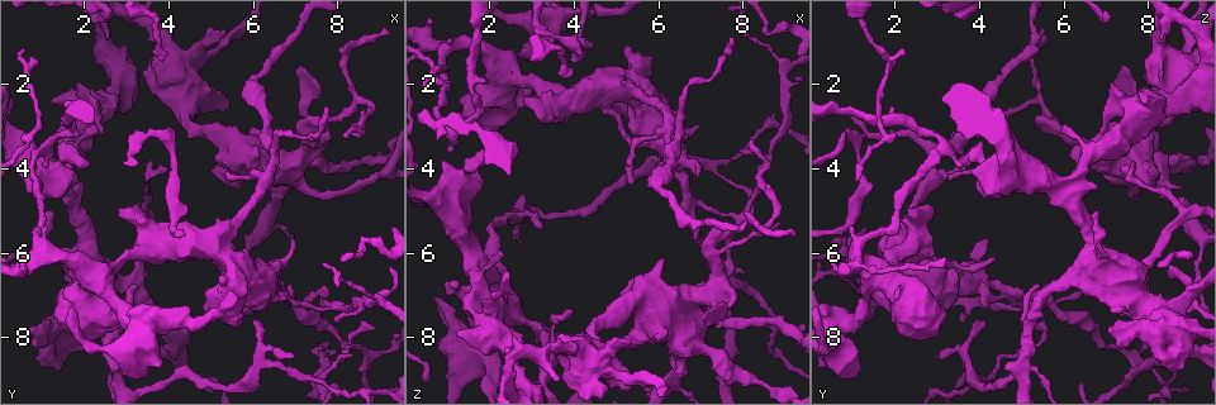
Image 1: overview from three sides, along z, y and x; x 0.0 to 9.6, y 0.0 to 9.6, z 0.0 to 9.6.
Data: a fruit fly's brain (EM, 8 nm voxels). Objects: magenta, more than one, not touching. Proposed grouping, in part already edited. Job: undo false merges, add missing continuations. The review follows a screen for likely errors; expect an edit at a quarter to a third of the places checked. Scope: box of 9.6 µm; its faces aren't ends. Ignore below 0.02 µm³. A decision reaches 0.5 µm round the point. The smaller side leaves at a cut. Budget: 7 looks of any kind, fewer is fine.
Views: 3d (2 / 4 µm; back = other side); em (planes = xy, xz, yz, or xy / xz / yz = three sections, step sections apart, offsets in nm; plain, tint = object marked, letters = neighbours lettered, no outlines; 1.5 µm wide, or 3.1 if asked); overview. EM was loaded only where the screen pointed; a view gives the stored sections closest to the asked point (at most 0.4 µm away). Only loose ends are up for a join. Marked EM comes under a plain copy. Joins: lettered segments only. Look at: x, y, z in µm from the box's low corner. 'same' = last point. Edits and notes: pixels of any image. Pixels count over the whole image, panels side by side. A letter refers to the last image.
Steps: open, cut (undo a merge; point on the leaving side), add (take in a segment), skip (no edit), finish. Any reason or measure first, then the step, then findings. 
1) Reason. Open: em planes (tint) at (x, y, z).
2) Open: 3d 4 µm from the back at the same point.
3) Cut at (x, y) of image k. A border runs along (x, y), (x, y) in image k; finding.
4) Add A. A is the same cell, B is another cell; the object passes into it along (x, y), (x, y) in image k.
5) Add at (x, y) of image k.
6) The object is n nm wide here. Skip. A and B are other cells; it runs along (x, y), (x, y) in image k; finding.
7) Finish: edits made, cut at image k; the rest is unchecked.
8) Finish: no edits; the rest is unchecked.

Abrupt turn. Open: 3d 4 µm at (1.25, 5.90, 6.85).

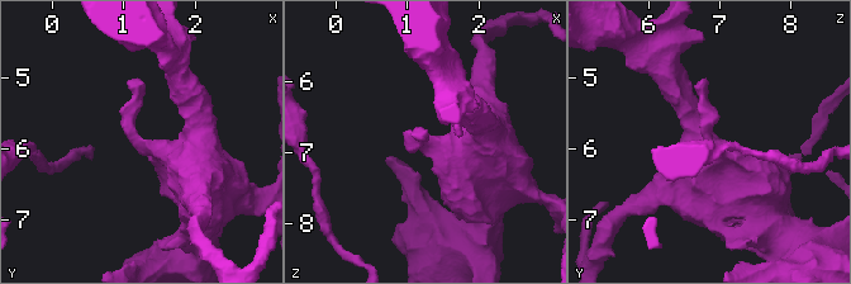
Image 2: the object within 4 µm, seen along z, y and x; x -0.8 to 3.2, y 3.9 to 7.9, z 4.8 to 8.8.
Now the EM. Open: em planes (letters) at (1.25, 5.90, 6.90).

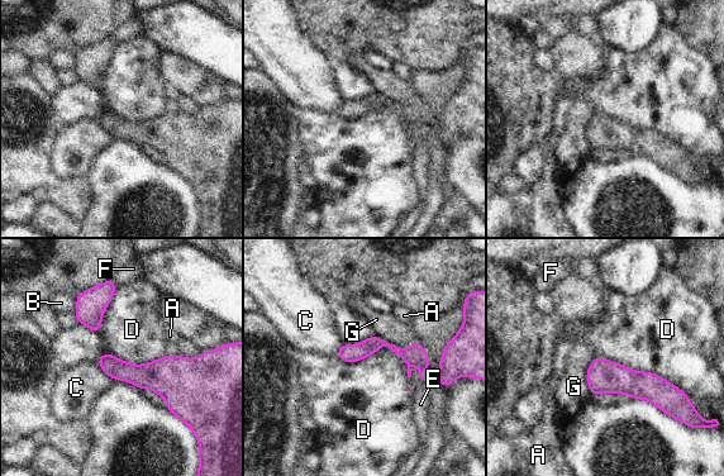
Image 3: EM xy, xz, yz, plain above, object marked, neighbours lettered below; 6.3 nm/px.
The object is 120 nm wide here. Skip. A, B, C, D, E, F and G are other cells; it runs along (341, 353), (389, 344), (424, 372) in image 3; all the same neuron.

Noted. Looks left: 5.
Abrupt turn. Open: em xz step 4 (tint) at (5.90, 2.10, 4.30).

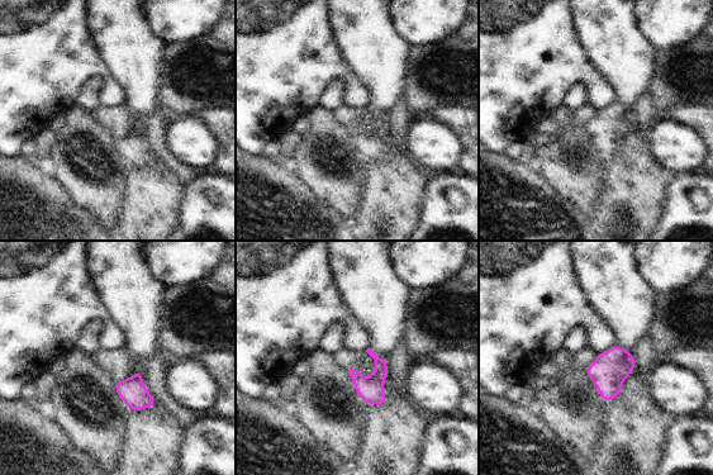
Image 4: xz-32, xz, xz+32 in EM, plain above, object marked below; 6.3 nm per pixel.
Open: em planes (letters) at the same point.

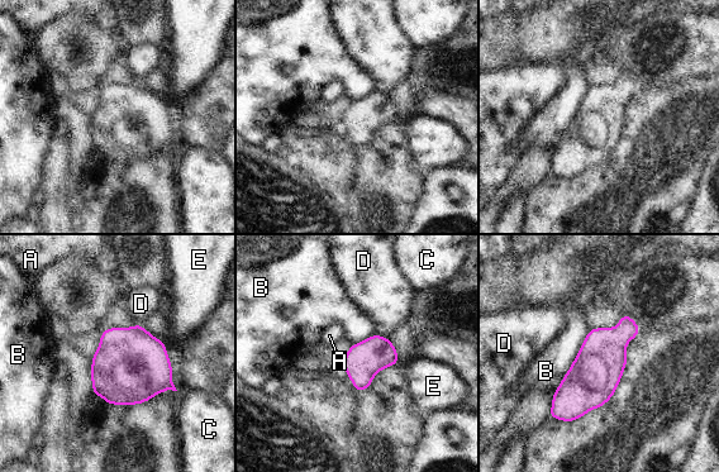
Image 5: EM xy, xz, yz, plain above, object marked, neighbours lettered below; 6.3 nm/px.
Skip. A, B, C, D and E are other cells; one neuron here.

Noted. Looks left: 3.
Abrupt turn. Open: 3d 4 µm from the back at (8.60, 5.75, 0.85).

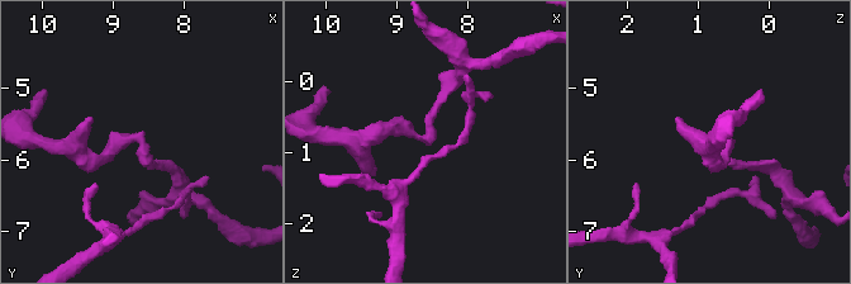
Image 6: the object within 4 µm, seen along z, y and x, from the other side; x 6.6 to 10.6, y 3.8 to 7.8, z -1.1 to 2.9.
Shape alone is not enough. Open: em planes (letters) at (8.60, 5.75, 0.80).

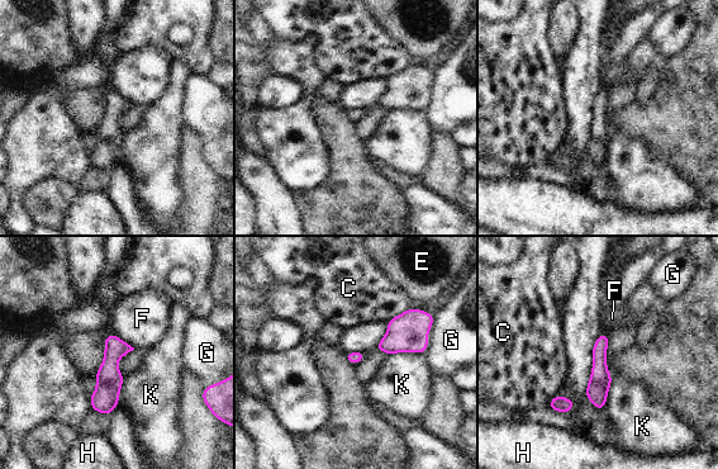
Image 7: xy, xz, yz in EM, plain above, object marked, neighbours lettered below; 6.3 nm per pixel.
Skip. C, E, F, G, H and K are other cells; it runs along (112, 337), (105, 411) in image 7; continuous, no second neuron.

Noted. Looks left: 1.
Finish: no edits; the rest is unchecked.

